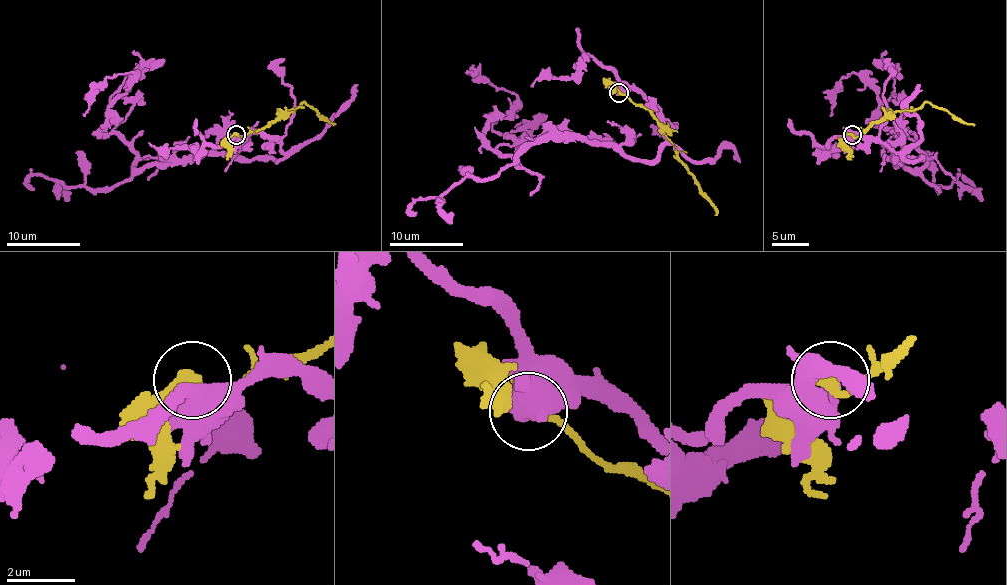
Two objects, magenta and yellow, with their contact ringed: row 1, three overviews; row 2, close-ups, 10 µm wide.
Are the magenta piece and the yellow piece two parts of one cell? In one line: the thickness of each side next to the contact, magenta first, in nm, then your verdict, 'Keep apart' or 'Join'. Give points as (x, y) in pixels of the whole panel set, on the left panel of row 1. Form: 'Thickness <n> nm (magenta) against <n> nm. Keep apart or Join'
Thickness 480 nm (magenta) against 300 nm. Join

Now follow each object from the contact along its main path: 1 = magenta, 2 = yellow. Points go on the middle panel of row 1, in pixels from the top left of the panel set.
1: (617, 93), (658, 113), (654, 158), (536, 139), (518, 167), (484, 128), (516, 95), (466, 71)
2: (619, 93), (641, 104), (651, 113), (675, 147), (676, 158), (717, 215)

